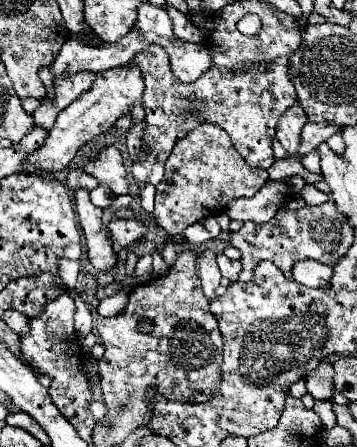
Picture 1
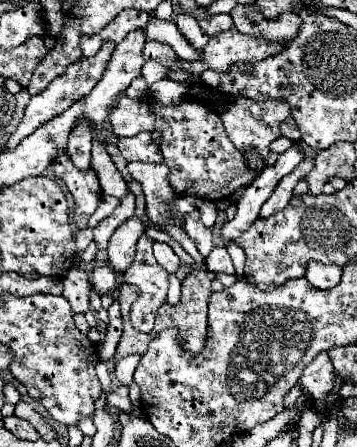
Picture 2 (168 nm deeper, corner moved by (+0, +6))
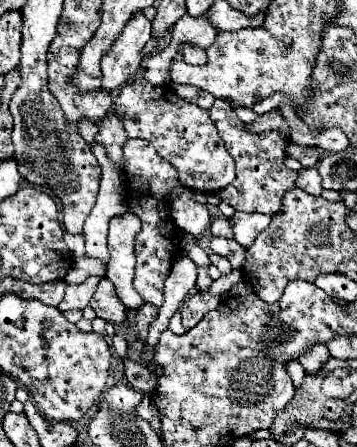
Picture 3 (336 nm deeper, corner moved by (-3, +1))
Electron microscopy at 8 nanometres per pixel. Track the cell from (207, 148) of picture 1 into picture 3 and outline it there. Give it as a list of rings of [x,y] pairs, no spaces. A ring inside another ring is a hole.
[[[137,77],[127,83],[127,87],[123,87],[115,97],[113,113],[117,119],[121,119],[123,129],[129,137],[147,139],[157,149],[157,153],[167,159],[177,171],[187,173],[183,181],[187,189],[213,195],[233,183],[235,161],[225,149],[225,143],[219,137],[209,111],[179,99],[169,85],[153,87],[143,77]]]

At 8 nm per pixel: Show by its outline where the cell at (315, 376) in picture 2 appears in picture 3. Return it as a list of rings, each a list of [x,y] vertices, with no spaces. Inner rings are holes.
[[[317,343],[315,347],[311,347],[311,351],[307,351],[305,355],[299,357],[299,363],[303,365],[303,369],[305,369],[309,375],[317,375],[329,359],[331,359],[329,349],[327,349],[323,343]]]

